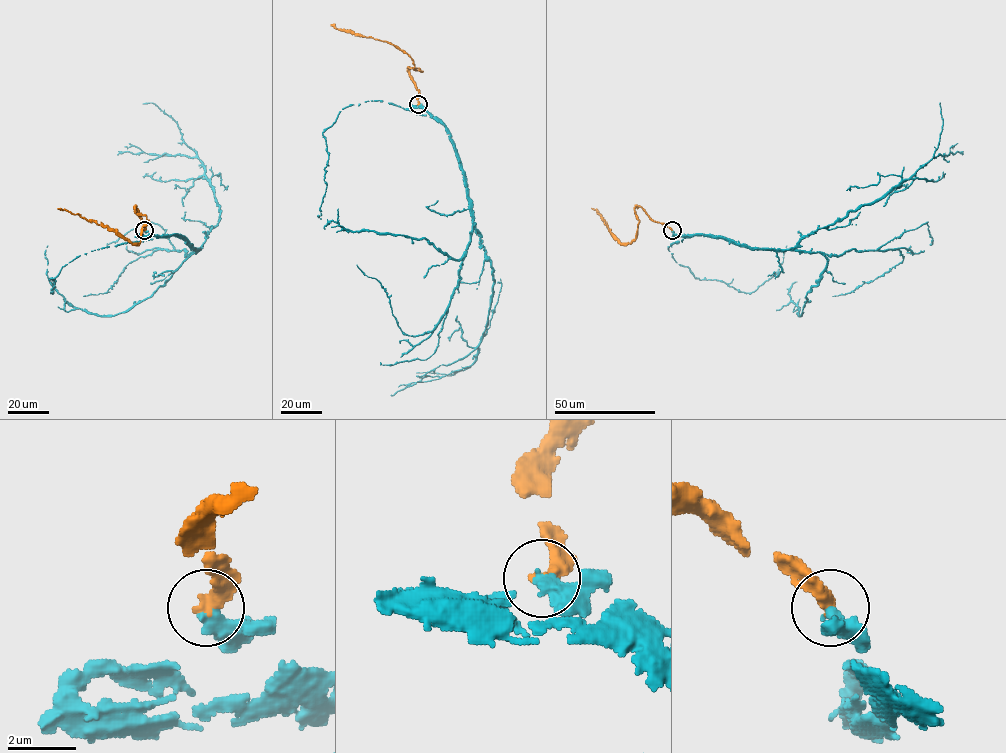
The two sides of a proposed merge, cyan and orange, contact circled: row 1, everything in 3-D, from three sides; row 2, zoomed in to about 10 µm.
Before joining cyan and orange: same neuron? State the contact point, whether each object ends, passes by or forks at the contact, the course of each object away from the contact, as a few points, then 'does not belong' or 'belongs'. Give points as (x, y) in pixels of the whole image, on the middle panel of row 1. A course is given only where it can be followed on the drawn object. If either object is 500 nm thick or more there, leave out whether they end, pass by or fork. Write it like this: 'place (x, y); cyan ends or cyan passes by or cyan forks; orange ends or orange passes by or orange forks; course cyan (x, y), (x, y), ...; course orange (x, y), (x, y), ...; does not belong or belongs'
place (418, 104); cyan ends; orange ends; course cyan (418, 104), (450, 134), (466, 184), (472, 224), (490, 262), (493, 293), (472, 364), (391, 395); course orange (418, 104), (420, 93), (408, 68), (422, 71), (414, 68), (406, 53), (388, 41), (356, 35), (331, 24); belongs

